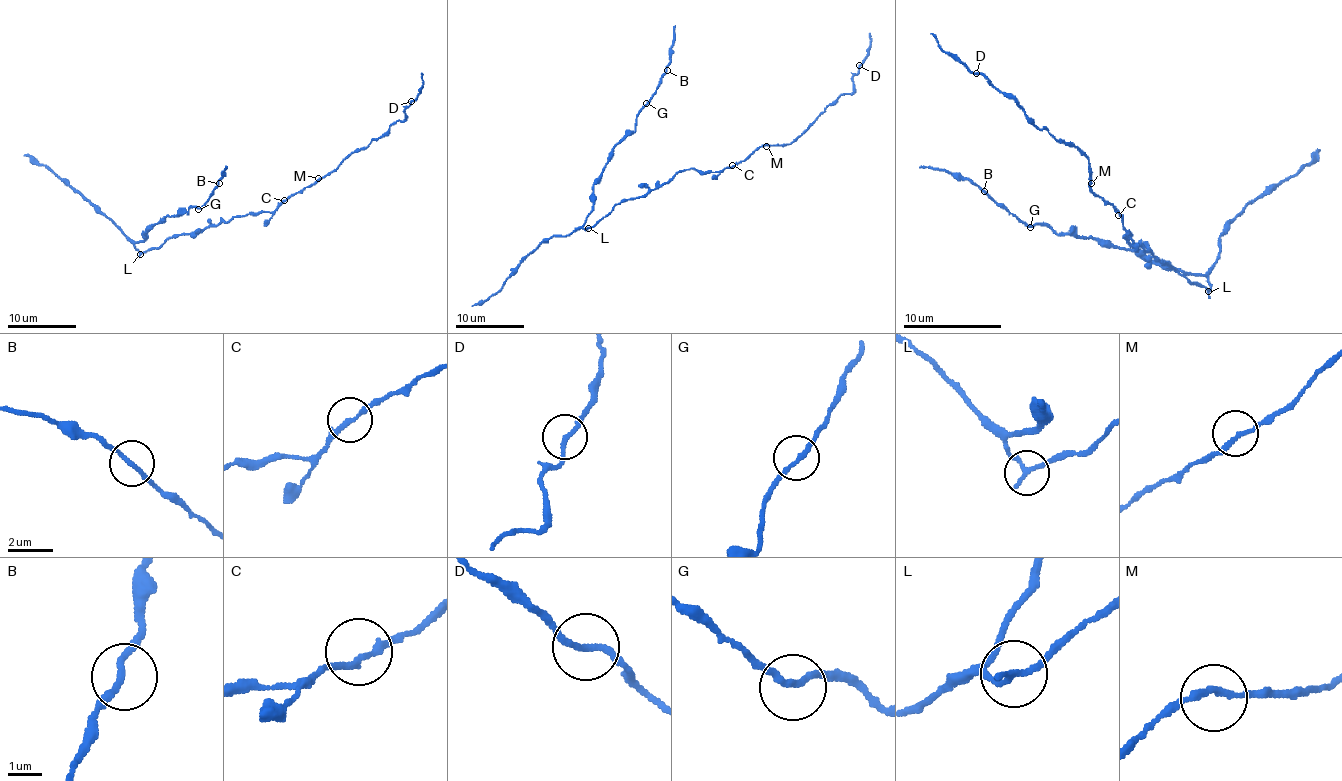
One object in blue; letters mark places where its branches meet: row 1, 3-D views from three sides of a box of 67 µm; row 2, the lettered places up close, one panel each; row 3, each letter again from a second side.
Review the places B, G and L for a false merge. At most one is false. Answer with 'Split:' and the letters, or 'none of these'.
Split: L

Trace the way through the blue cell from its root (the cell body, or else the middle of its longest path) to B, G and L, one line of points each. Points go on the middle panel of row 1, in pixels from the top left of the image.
B: (653, 189), (622, 199), (583, 226), (608, 153), (634, 129), (667, 70)
G: (653, 189), (622, 199), (591, 226), (583, 226), (593, 204), (593, 184), (608, 153), (634, 129), (646, 103)
L: (653, 189), (643, 196), (622, 199), (588, 228)

